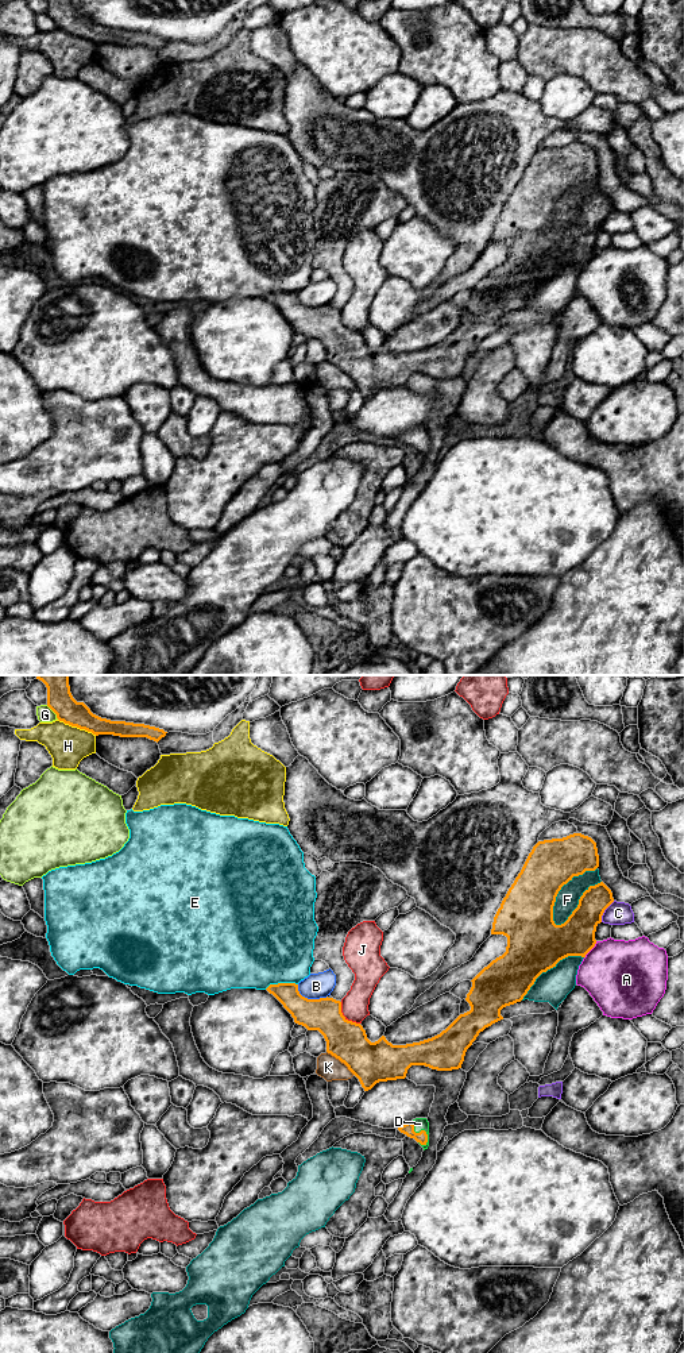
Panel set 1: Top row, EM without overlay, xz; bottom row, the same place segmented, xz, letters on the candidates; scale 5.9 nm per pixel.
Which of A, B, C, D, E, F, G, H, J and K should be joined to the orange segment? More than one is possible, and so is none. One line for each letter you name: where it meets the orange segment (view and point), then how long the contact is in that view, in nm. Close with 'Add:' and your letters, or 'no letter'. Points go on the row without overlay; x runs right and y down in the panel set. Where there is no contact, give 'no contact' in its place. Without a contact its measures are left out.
D: meets orange in xz at (422, 439); contact 170 nm long
Add: D

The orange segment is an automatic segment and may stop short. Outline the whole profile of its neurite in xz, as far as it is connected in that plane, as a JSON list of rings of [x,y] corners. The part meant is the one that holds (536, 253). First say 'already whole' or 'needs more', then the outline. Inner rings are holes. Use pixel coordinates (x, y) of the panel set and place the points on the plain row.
already whole; [[[581,142],[563,147],[538,150],[529,162],[521,181],[509,197],[498,217],[491,243],[507,246],[506,261],[484,275],[471,290],[472,296],[465,309],[471,319],[460,323],[440,343],[413,352],[393,354],[382,344],[371,351],[360,332],[348,329],[341,321],[341,311],[333,307],[308,308],[298,300],[295,292],[270,293],[273,302],[291,323],[294,331],[308,339],[318,339],[326,350],[326,361],[344,371],[359,388],[364,400],[379,390],[405,388],[411,374],[425,374],[437,379],[461,377],[467,358],[480,340],[503,328],[501,319],[521,311],[536,288],[568,265],[586,263],[595,255],[596,235],[602,231],[604,219],[614,211],[611,198],[603,192],[590,194],[579,208],[577,216],[568,228],[556,234],[553,215],[561,196],[573,185],[599,176],[596,151]]]

